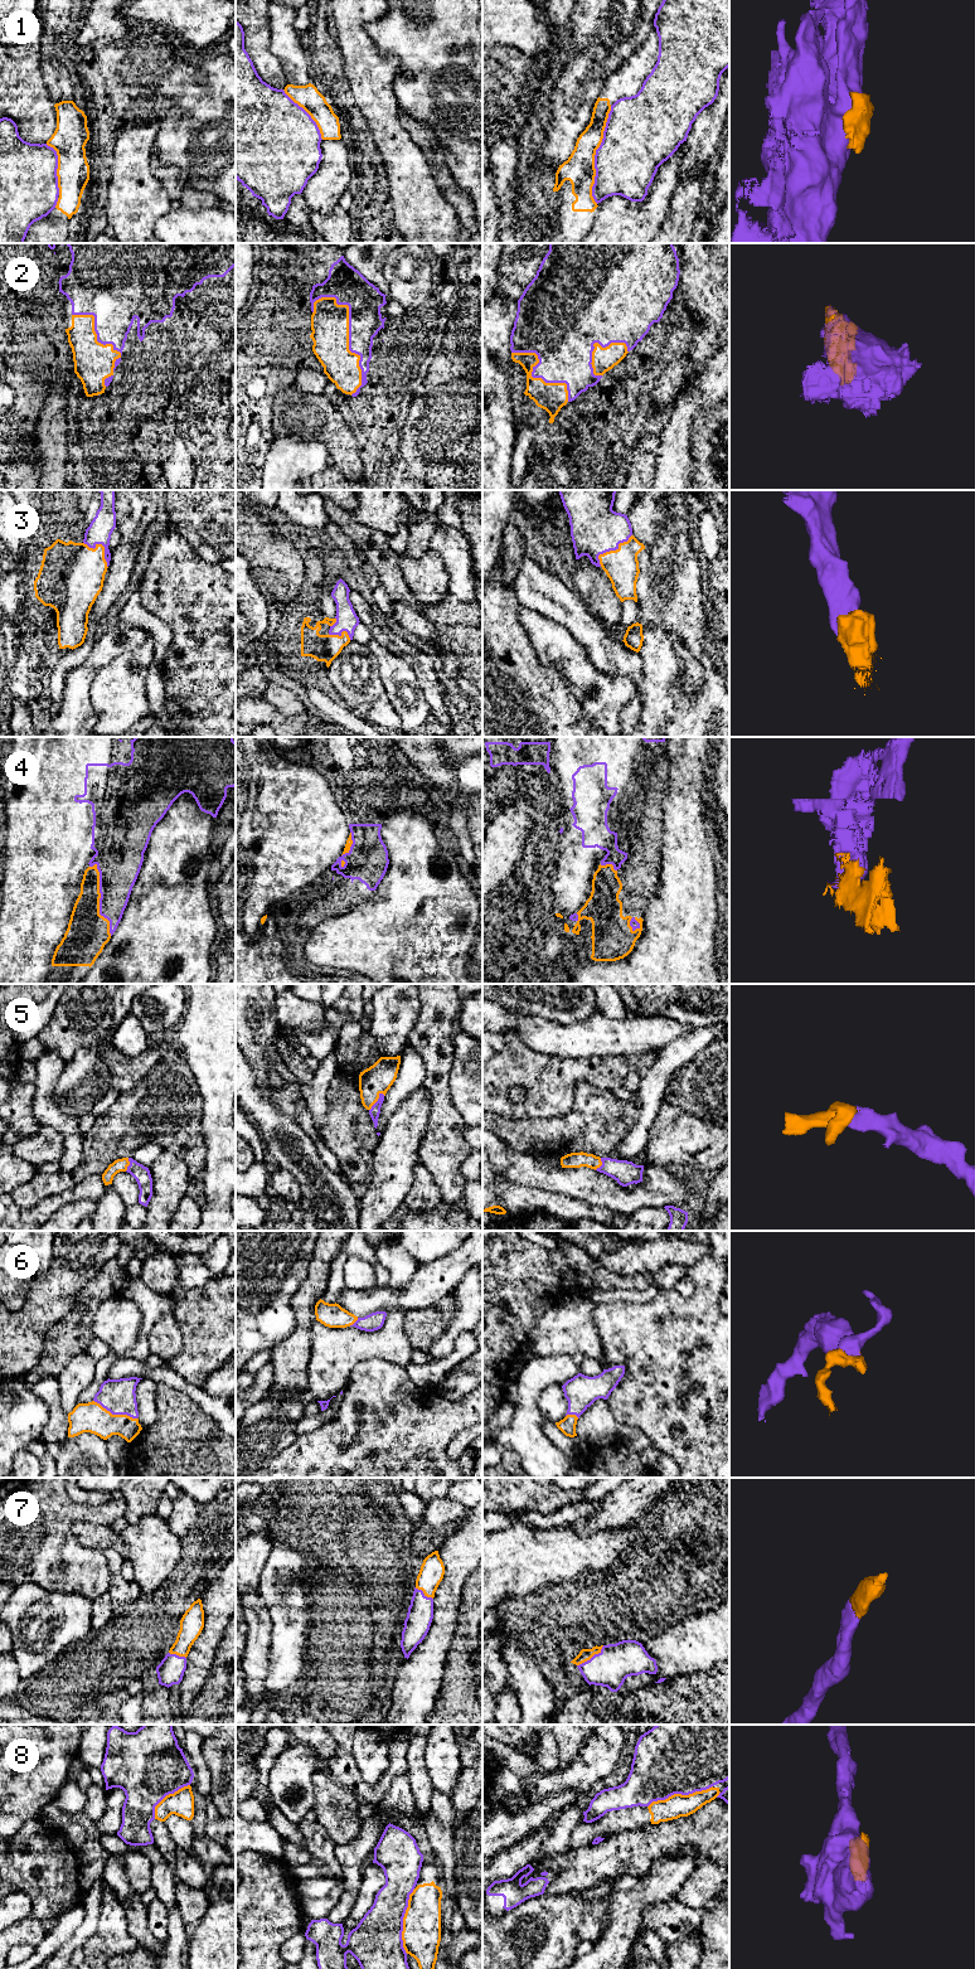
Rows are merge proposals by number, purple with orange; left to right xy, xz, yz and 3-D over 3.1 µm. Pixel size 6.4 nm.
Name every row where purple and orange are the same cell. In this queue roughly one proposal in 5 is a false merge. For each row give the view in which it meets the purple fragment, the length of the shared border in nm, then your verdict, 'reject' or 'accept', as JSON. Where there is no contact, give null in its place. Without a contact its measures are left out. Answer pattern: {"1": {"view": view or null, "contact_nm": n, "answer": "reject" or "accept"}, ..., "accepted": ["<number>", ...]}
{"1": {"view": "yz", "contact_nm": 650, "answer": "reject"}, "2": {"view": "xz", "contact_nm": 650, "answer": "accept"}, "3": {"view": "yz", "contact_nm": 300, "answer": "accept"}, "4": {"view": "xy", "contact_nm": 480, "answer": "accept"}, "5": {"view": "xz", "contact_nm": 150, "answer": "accept"}, "6": {"view": "xy", "contact_nm": 300, "answer": "accept"}, "7": {"view": "yz", "contact_nm": 220, "answer": "accept"}, "8": {"view": "xz", "contact_nm": 420, "answer": "reject"}, "accepted": ["2", "3", "4", "5", "6", "7"]}

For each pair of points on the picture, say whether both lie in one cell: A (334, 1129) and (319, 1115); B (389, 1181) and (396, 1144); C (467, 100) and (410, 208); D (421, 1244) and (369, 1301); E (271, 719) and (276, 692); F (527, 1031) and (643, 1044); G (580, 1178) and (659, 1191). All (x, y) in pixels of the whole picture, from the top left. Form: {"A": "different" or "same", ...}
{"A": "different", "B": "same", "C": "different", "D": "different", "E": "different", "F": "same", "G": "same"}

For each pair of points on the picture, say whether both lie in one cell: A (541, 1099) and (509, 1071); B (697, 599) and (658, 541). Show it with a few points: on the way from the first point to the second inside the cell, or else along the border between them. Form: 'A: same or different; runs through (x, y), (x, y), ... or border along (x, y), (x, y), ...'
A: same; runs through (535, 1090), (518, 1072)
B: same; runs through (683, 585), (669, 571), (669, 554)

